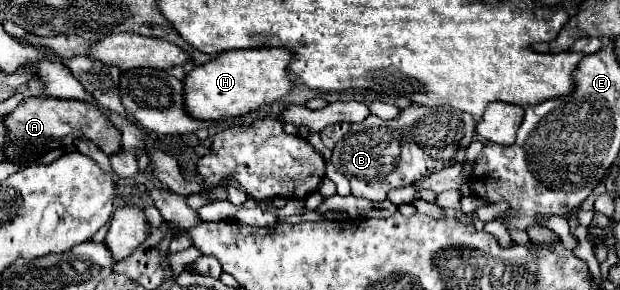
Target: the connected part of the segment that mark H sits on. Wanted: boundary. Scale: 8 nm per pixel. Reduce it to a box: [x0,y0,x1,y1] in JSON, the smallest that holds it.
[184,49,292,121]

